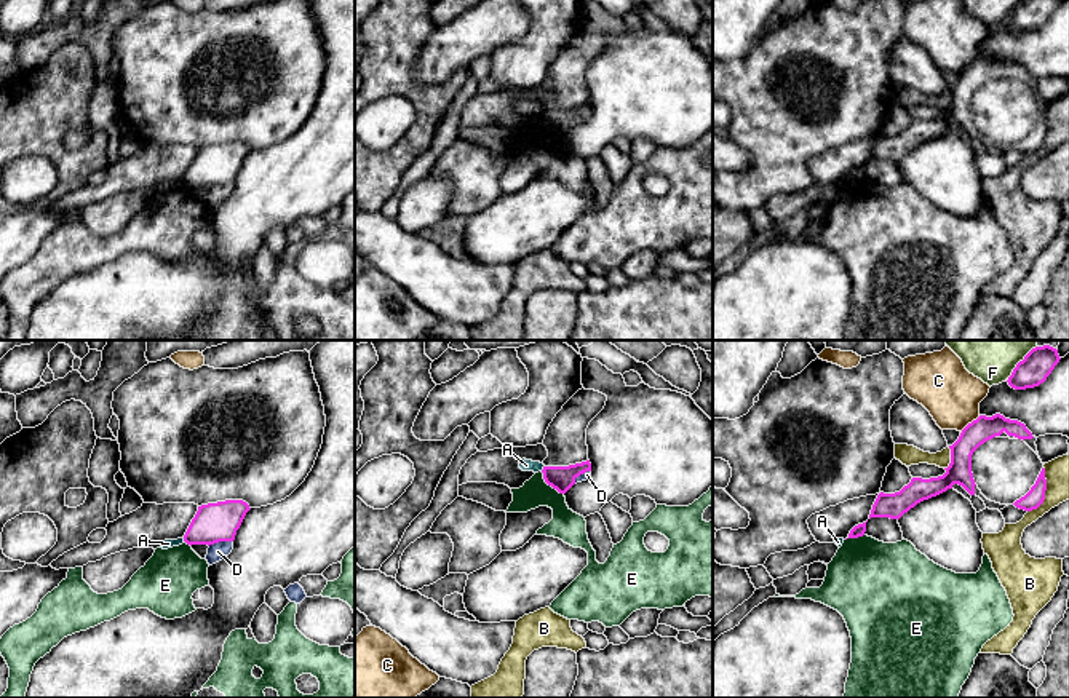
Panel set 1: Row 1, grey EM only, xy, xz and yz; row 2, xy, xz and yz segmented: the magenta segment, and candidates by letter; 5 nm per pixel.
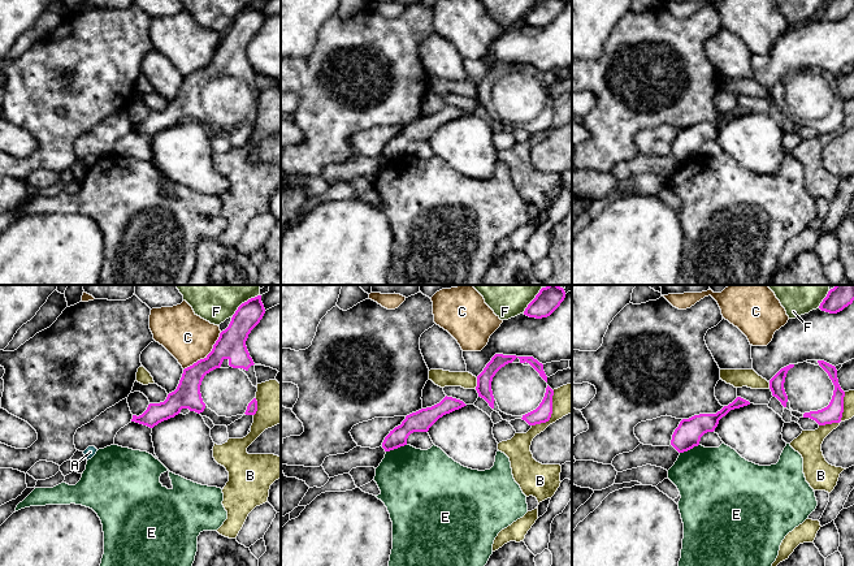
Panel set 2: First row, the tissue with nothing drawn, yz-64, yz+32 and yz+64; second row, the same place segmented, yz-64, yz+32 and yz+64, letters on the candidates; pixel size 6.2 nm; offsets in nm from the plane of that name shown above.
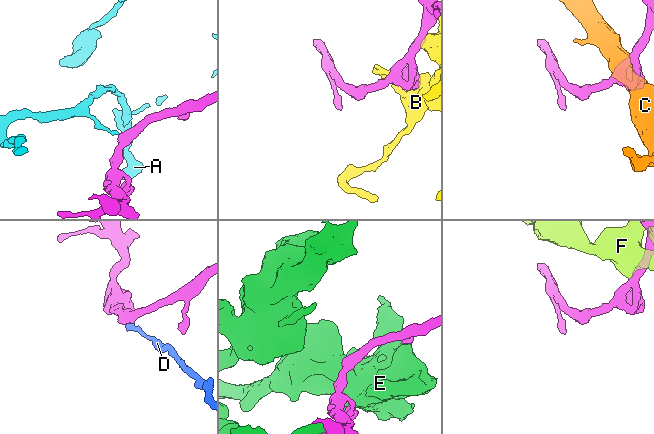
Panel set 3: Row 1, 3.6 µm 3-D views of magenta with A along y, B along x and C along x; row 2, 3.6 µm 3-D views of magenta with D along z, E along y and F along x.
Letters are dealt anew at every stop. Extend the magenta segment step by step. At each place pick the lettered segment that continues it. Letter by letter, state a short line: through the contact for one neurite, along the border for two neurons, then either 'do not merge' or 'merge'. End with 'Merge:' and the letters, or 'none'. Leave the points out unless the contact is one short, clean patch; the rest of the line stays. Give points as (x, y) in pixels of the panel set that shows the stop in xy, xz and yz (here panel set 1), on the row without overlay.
A: line xz (544, 107), (540, 112); do not merge
B: do not merge
C: do not merge
D: line xy (232, 182), (219, 182), (208, 187); do not merge
E: do not merge
F: do not merge
Merge: none

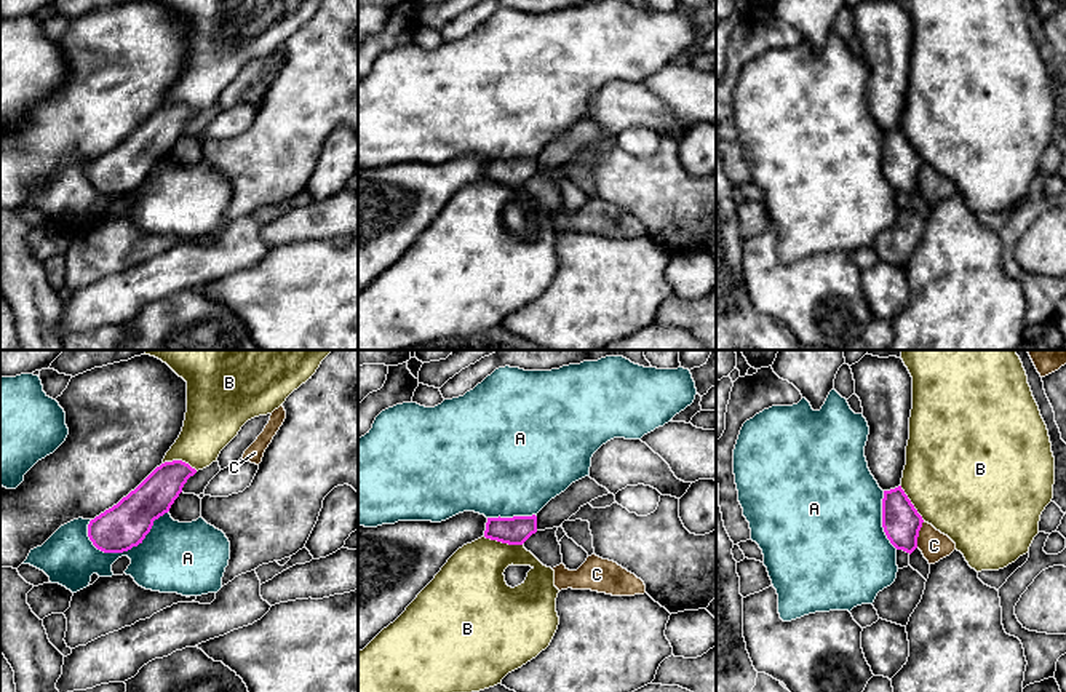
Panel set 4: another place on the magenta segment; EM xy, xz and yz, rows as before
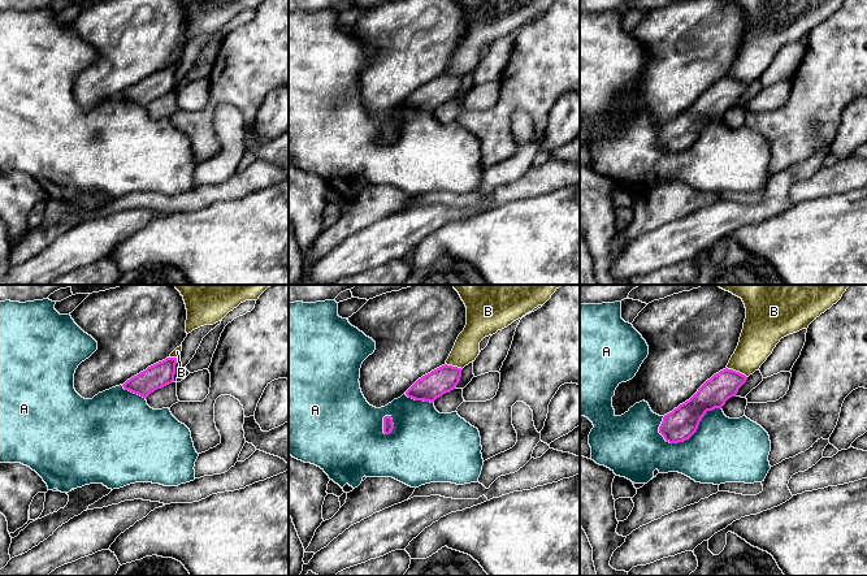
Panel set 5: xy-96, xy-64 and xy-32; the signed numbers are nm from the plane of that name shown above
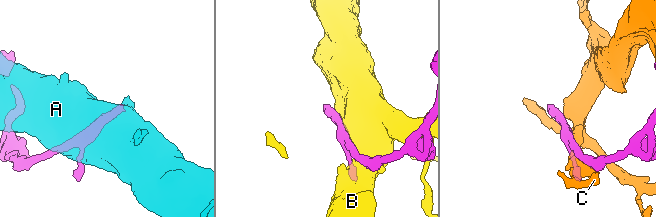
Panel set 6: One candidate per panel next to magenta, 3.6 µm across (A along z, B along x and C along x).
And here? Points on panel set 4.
A: merge
B: do not merge
C: do not merge
Merge: A

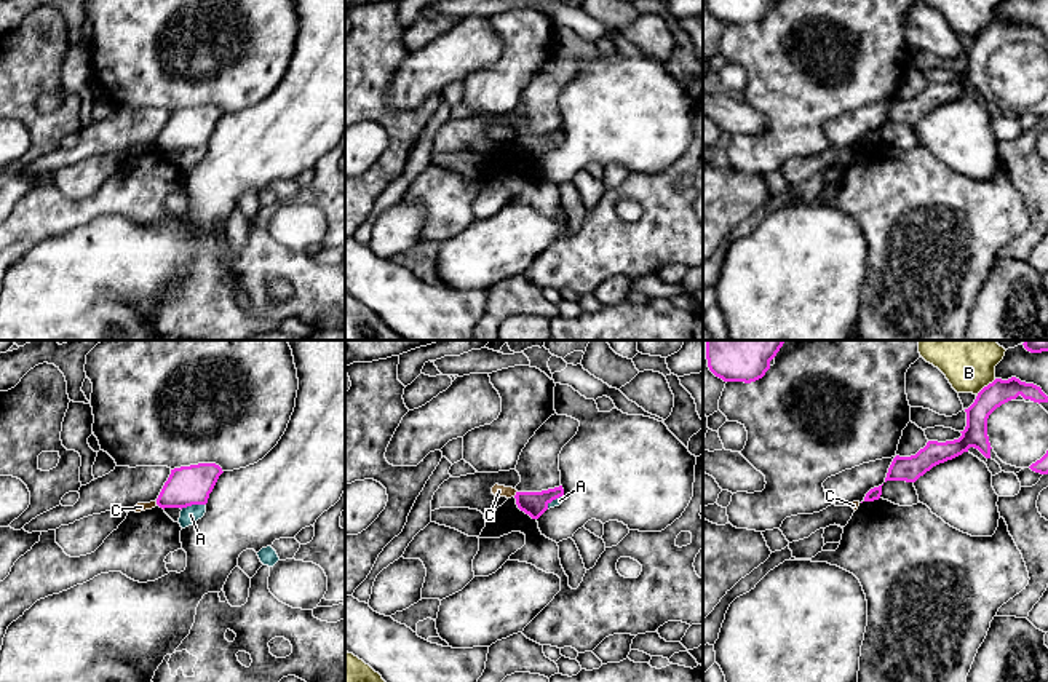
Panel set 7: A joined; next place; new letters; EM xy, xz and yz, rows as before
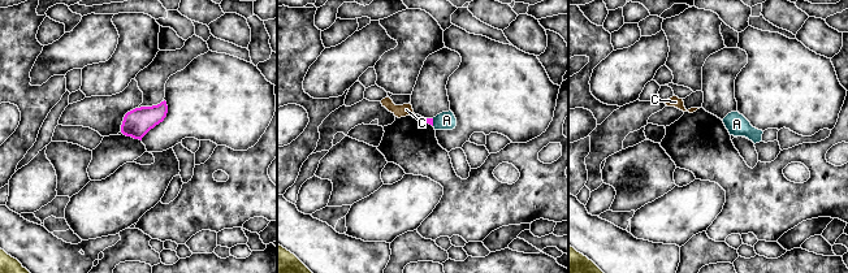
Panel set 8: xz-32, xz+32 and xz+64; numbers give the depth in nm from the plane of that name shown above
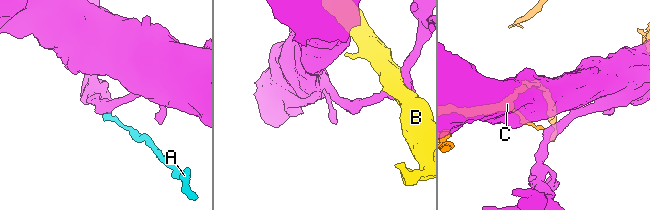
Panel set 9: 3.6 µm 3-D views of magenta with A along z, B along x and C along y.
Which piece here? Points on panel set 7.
A: do not merge
B: do not merge
C: do not merge
Merge: none

